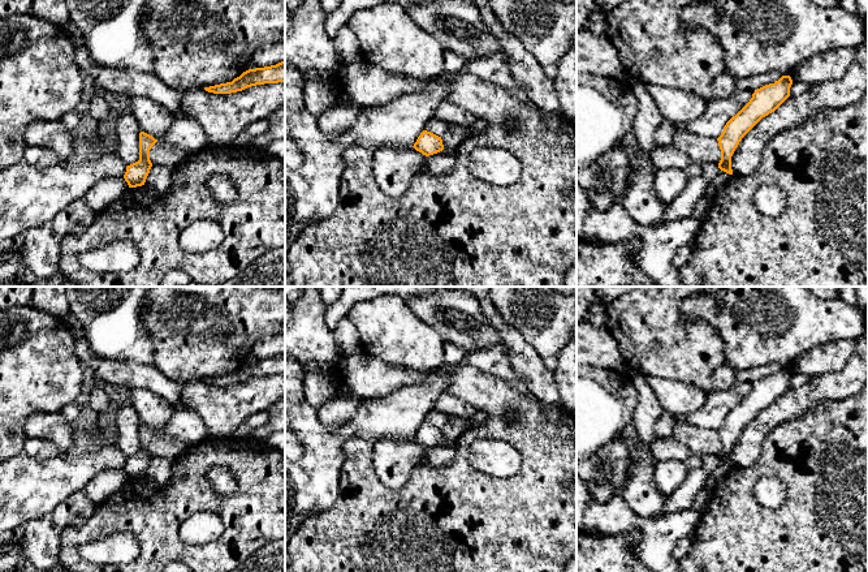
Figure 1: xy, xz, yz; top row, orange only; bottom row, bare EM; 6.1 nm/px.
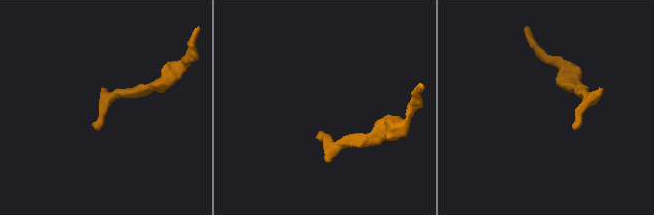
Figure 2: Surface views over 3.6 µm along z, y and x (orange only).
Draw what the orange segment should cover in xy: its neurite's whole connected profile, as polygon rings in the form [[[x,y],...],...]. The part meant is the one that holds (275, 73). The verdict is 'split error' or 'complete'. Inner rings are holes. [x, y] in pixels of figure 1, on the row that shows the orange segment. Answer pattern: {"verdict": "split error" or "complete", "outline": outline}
{"verdict": "complete", "outline": [[[285,60],[276,65],[249,69],[232,82],[204,87],[204,90],[213,94],[230,94],[256,85],[278,82],[285,82]]]}

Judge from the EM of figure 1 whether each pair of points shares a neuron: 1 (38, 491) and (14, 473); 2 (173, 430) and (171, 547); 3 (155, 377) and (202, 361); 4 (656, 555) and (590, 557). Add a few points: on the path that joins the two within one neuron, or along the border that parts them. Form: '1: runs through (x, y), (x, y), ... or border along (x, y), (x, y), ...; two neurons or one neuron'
1: runs through (33, 489), (20, 478); one neuron
2: border along (210, 437), (188, 446); two neurons
3: border along (152, 365), (182, 386); two neurons
4: border along (610, 537), (626, 536), (629, 547), (639, 558); two neurons

